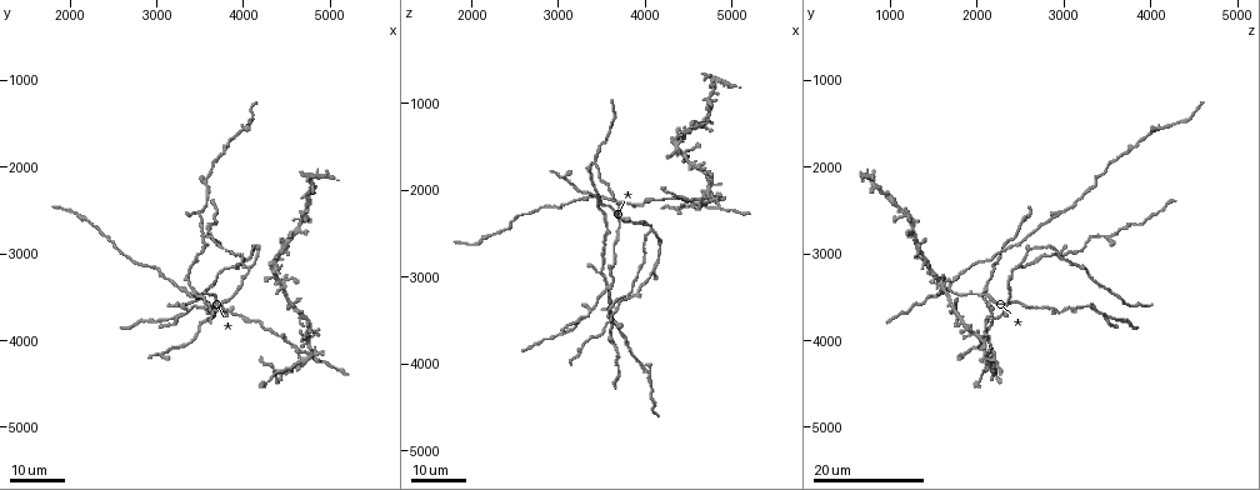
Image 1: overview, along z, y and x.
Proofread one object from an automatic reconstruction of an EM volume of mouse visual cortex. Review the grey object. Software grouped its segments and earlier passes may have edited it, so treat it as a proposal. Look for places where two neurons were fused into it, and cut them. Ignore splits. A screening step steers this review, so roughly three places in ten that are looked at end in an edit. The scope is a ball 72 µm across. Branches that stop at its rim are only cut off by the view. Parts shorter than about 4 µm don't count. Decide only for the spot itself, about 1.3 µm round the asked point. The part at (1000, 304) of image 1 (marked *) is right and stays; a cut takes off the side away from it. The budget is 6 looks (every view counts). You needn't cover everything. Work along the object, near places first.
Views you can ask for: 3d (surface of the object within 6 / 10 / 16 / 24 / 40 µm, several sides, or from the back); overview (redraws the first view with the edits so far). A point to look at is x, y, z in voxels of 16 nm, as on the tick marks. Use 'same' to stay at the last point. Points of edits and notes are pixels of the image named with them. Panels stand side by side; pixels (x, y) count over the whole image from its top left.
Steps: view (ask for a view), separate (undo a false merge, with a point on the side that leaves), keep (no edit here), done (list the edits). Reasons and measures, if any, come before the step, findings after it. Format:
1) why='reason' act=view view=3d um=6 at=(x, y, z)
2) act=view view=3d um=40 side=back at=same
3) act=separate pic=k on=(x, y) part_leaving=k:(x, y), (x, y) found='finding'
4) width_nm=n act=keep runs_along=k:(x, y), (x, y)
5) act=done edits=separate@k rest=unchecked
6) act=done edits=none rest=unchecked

why='looks like a crossing' act=view view=3d um=24 at=(3750, 3550, 2350)

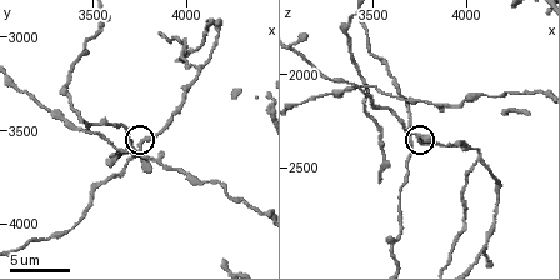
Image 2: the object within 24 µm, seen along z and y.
why='zoom in' act=view view=3d um=10 at=(3760, 3580, 2340)

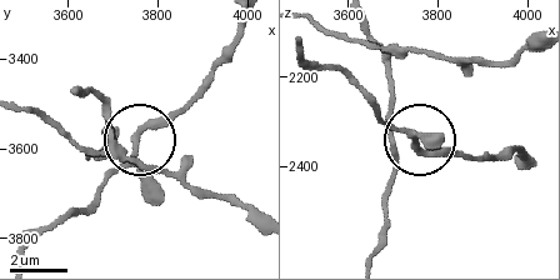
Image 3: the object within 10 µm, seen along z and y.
side_arm_um=22 act=keep found='continuous, no second neuron'

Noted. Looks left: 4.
why='a fork' act=view view=3d um=10 at=(4080, 3160, 2460)

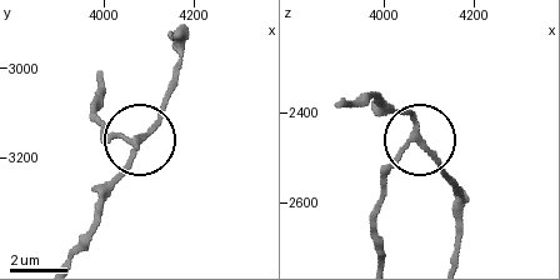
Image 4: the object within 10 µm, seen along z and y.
arms=3 act=keep runs_along=4:(339, 106), (378, 99), (411, 120), (419, 140), (383, 190) found='continuous, no second neuron'

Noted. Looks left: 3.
why='thick turns thin' act=view view=3d um=16 at=(3650, 3650, 3050)

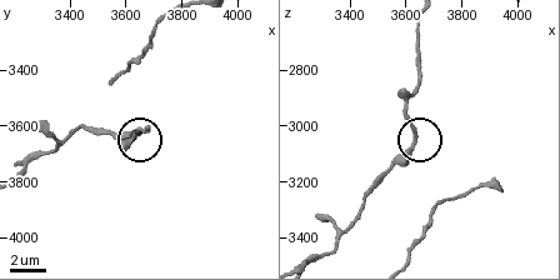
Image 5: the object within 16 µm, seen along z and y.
act=view view=3d um=6 at=same

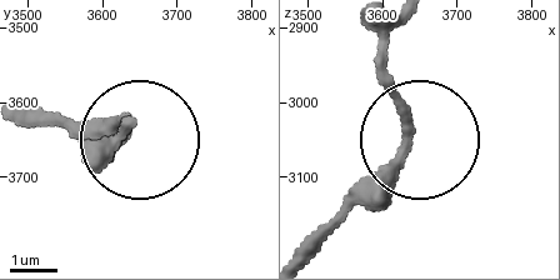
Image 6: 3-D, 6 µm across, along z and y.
act=keep runs_along=6:(400, 26), (388, 74), (408, 134), (304, 241) found='one neuron here'

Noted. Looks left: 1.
act=done edits=none rest=unchecked

